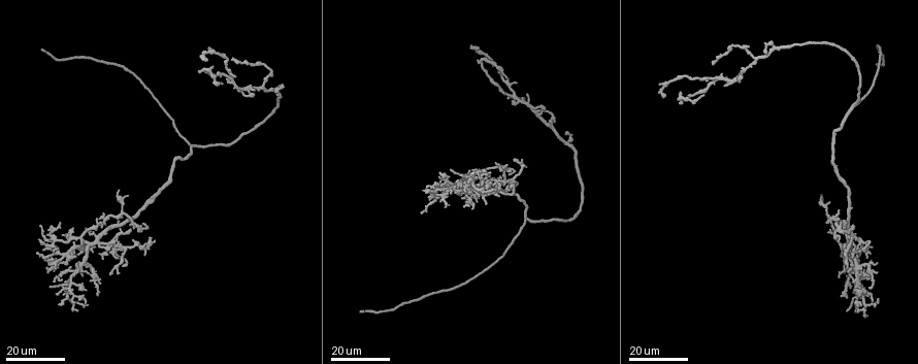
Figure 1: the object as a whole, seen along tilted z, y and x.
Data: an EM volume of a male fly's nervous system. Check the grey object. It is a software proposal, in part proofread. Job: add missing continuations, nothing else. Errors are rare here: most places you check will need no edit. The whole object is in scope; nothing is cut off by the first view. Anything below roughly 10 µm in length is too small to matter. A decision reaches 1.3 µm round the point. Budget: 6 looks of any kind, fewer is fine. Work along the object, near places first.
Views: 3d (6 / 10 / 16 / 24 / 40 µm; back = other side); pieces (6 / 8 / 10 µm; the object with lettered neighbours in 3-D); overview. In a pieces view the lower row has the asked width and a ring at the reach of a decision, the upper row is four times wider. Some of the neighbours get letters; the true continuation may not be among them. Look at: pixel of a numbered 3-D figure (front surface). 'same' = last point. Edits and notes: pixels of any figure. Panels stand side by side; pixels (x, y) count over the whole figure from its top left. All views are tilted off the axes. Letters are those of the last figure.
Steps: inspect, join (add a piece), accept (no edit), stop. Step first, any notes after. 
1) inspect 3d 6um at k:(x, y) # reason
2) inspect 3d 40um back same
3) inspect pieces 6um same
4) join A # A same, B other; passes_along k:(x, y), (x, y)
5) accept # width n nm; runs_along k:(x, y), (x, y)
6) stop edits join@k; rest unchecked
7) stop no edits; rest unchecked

inspect 3d 16um at 1:(274, 91) # branch stops here

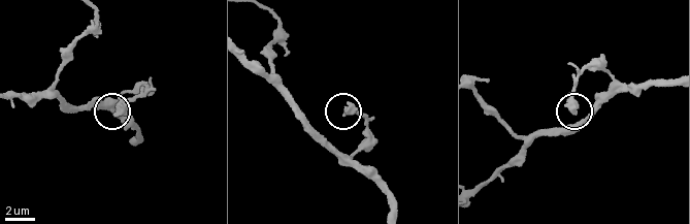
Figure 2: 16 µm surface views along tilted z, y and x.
inspect pieces 6um at 2:(118, 111)

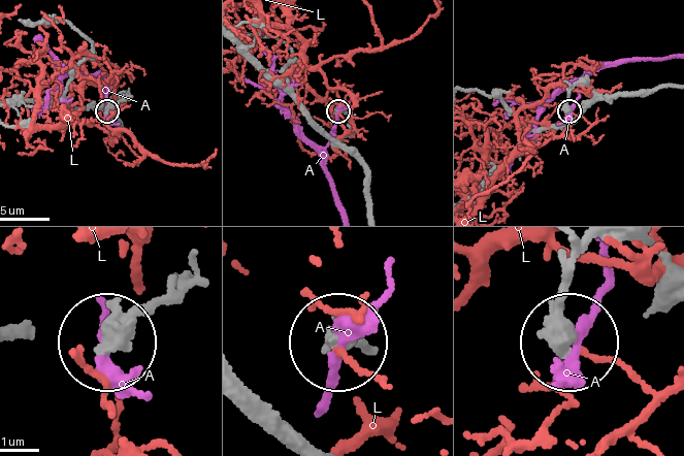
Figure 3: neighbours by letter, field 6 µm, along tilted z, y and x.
accept # A other, L other; runs_along 3:(666, 86), (607, 96), (581, 84), (571, 93), (567, 110); none of them fits

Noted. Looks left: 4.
inspect 3d 16um at 1:(509, 98)

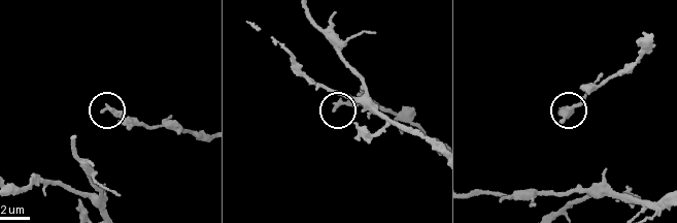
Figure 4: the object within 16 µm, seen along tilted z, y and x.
inspect pieces 10um at 4:(100, 109)

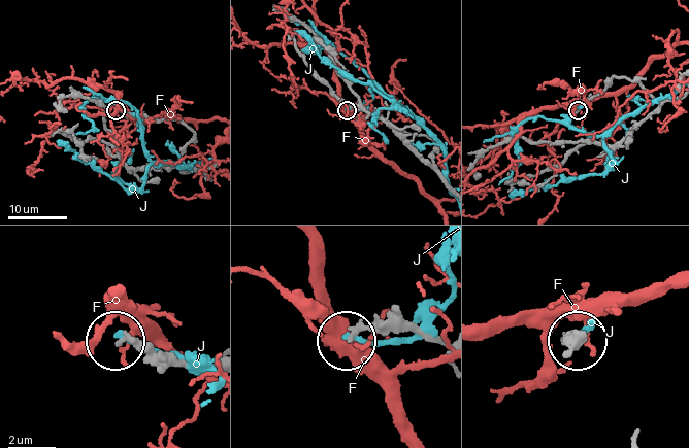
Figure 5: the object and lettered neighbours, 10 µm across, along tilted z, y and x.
accept # width 200 nm; F other, J other; runs_along 5:(443, 345), (382, 324), (350, 337); no lettered piece goes on from it

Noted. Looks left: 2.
inspect 3d 16um at 1:(361, 310) # end of a long branch

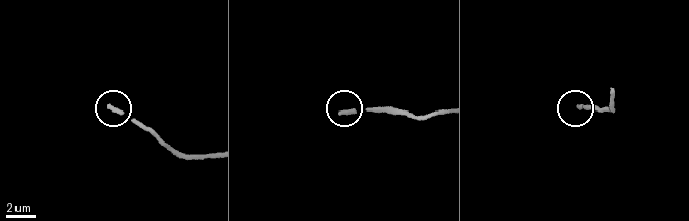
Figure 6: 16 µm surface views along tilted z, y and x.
inspect pieces 6um at 6:(341, 113)

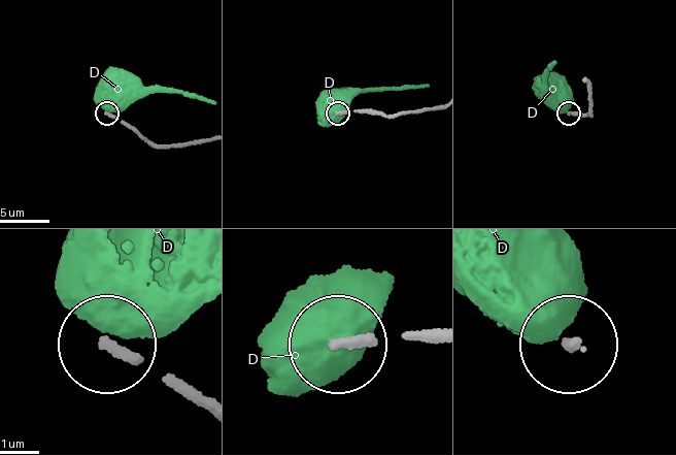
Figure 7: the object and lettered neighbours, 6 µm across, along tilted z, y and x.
accept # D other; runs_along 7:(426, 338), (343, 340); none of them fits

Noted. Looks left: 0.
stop no edits; rest unchecked

